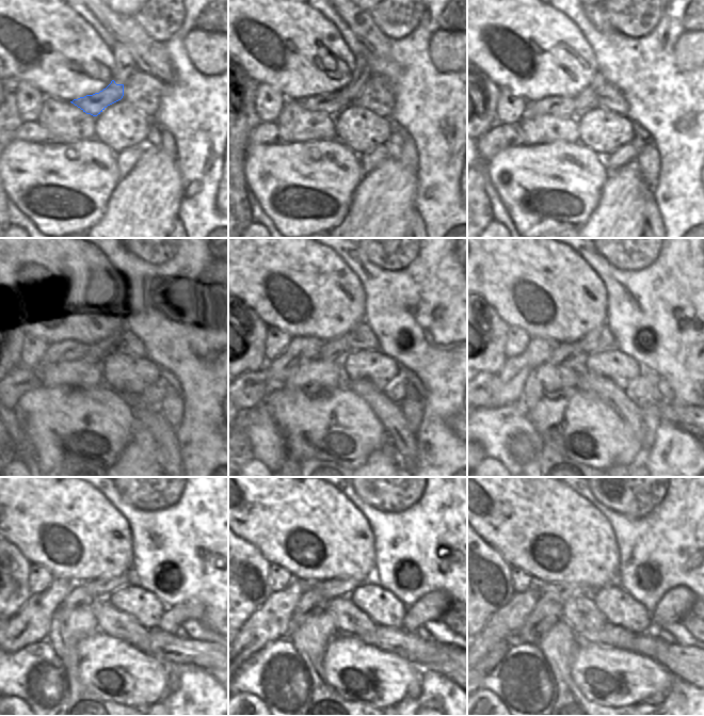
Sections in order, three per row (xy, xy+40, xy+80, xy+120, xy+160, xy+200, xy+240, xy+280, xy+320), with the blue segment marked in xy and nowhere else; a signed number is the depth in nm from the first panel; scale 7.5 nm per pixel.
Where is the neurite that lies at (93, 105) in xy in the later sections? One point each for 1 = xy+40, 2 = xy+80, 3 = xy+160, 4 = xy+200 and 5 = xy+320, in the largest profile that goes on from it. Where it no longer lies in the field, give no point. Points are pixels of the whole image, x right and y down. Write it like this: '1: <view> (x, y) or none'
1: xy+40 (332, 104)
2: xy+80 (556, 106)
3: xy+160 (301, 349)
4: xy+200 (508, 384)
5: xy+320 (506, 622)

